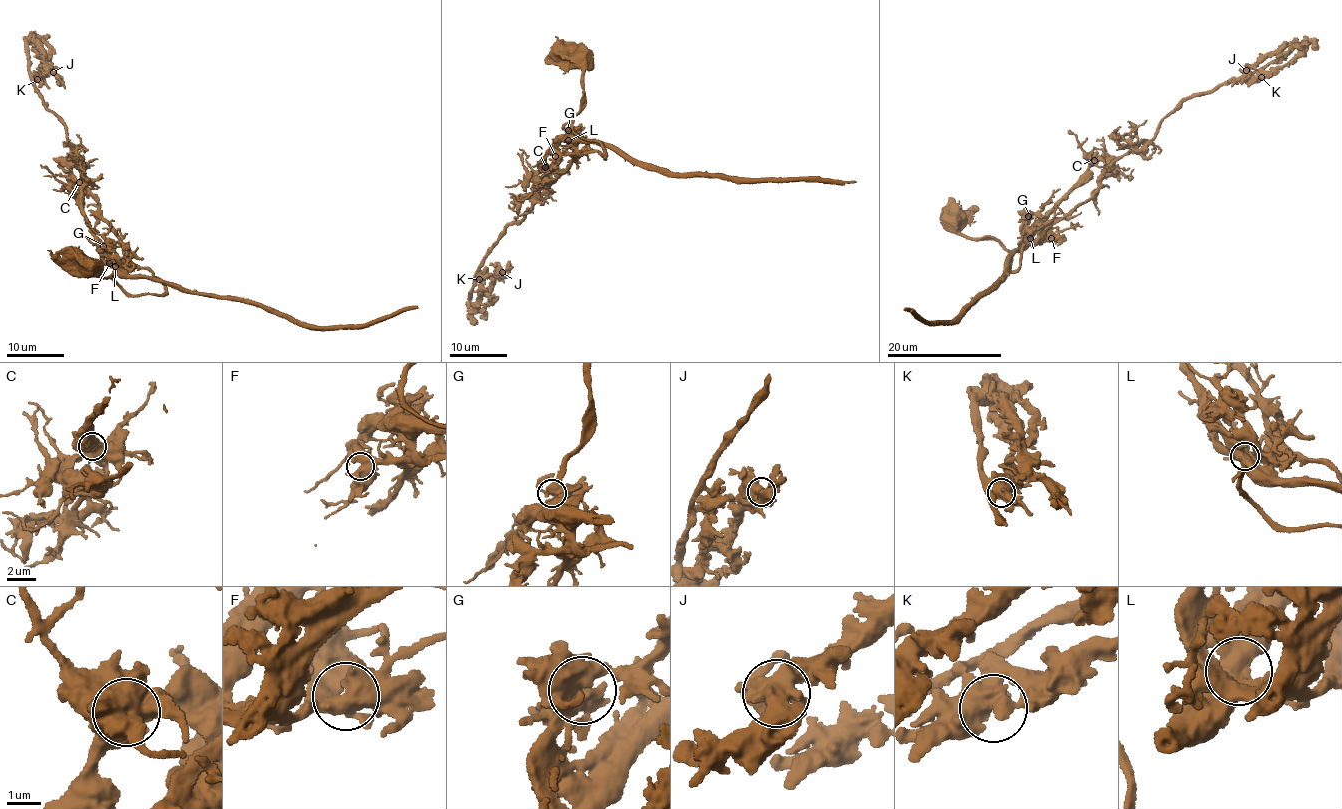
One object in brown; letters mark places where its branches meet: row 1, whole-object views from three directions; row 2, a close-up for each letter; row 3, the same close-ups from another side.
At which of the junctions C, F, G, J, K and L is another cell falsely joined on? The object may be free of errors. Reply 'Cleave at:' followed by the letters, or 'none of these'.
Cleave at: L

